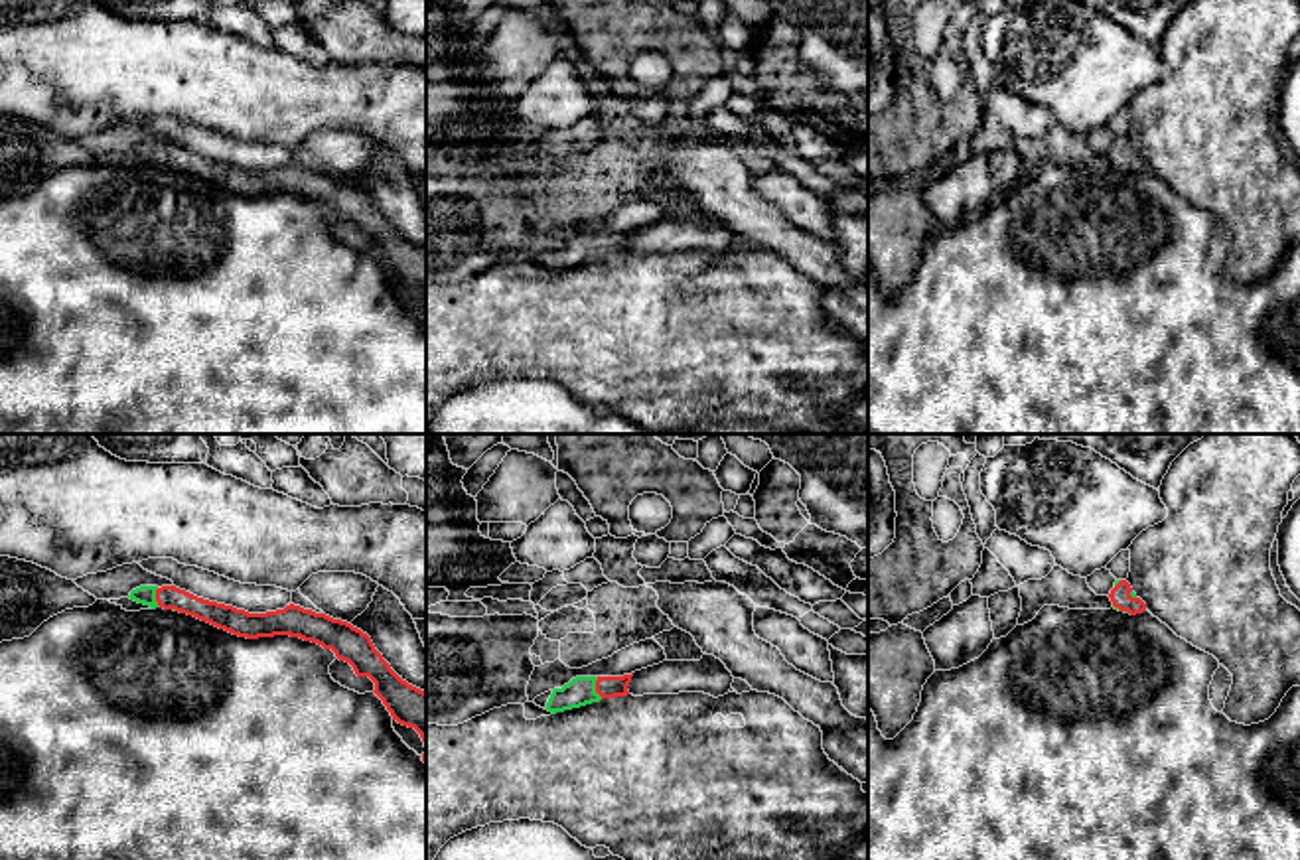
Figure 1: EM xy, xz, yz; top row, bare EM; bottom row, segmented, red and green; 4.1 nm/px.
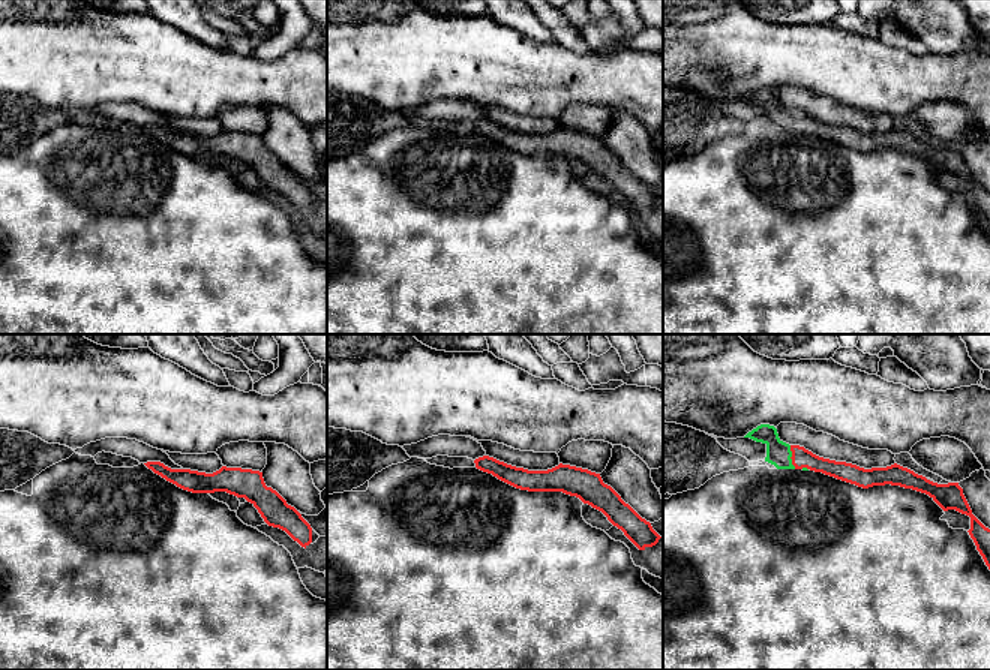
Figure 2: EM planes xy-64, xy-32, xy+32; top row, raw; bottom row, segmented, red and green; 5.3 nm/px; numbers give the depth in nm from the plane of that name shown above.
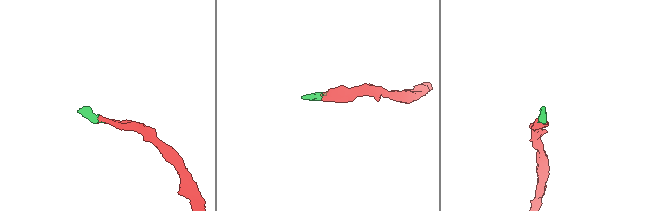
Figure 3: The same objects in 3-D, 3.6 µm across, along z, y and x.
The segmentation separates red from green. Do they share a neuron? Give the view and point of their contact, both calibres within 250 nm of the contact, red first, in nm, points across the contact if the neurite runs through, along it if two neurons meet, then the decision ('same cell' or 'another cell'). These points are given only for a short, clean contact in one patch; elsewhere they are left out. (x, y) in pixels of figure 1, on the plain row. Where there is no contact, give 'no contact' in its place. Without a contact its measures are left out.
meets red in xz at (596, 245); 100 nm thick on the red side, 120 nm on the other; runs through xz (608, 245), (596, 245), (580, 249); same cell

